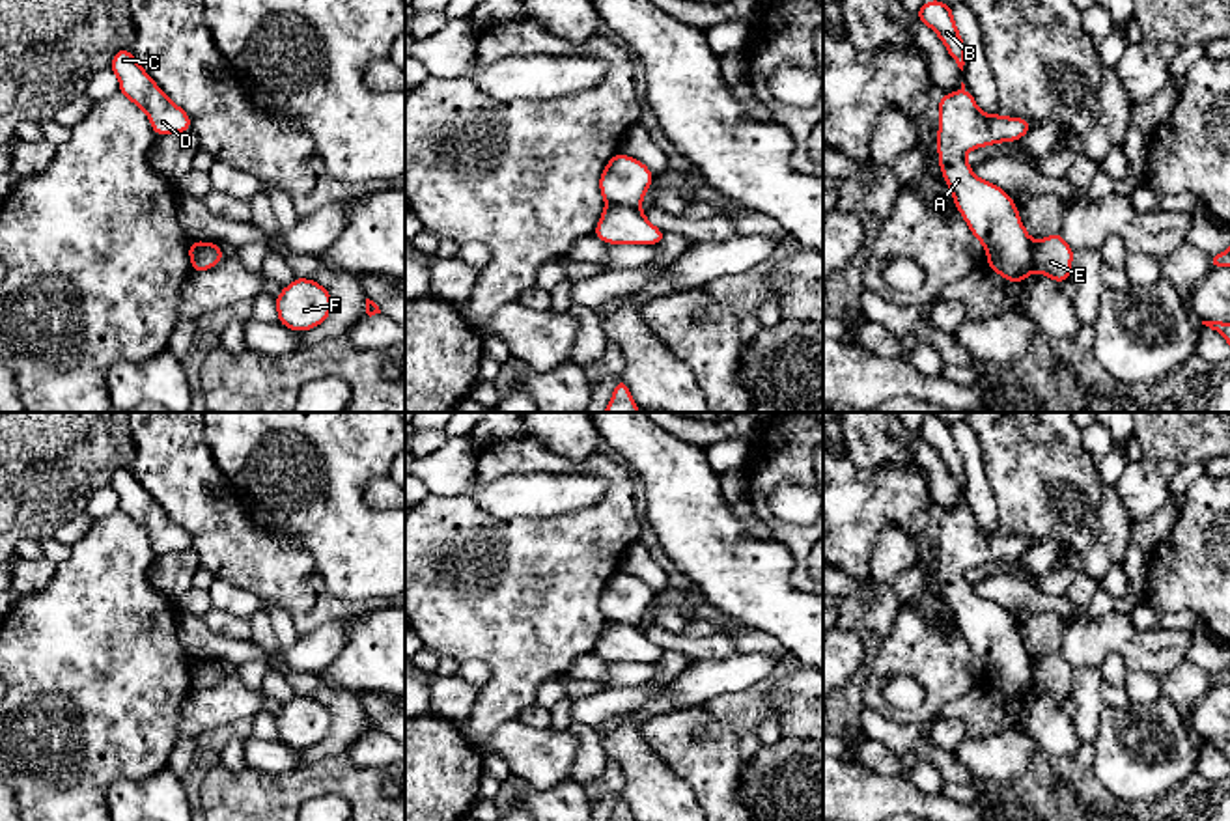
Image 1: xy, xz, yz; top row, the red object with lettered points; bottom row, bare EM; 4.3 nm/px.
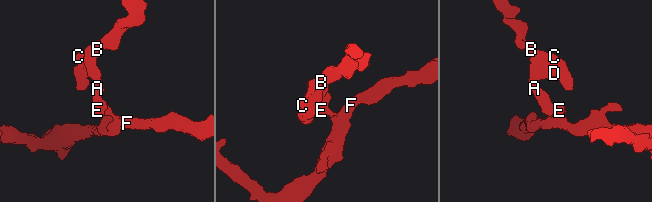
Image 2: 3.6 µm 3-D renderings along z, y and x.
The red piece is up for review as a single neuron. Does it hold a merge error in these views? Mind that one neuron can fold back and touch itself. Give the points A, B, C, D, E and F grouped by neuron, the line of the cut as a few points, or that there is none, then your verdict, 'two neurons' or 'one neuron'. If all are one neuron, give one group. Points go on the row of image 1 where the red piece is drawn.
A B C D / E F | xz (607, 202), (639, 209) | two neurons

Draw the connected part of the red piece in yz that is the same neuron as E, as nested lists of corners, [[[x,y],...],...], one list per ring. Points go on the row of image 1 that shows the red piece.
[[[1062,233],[1043,237],[1034,243],[1034,269],[1056,284],[1069,278],[1073,248],[1062,239]]]

